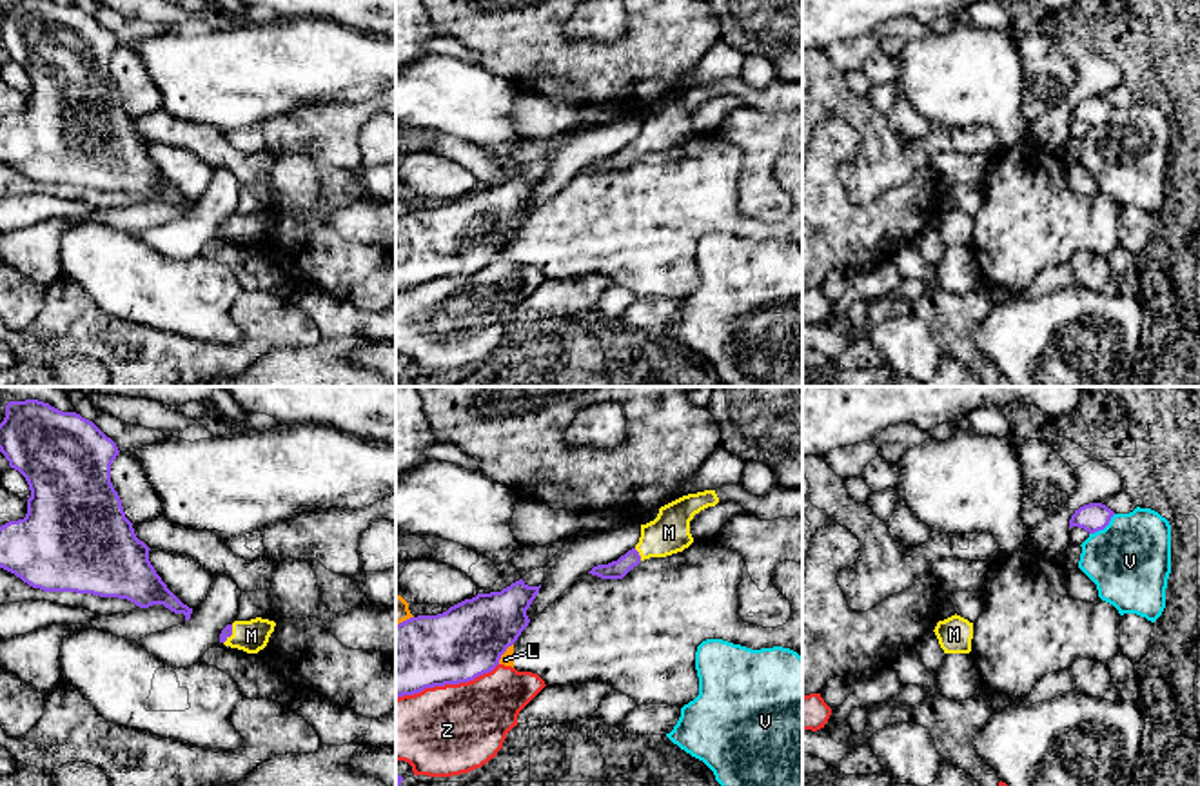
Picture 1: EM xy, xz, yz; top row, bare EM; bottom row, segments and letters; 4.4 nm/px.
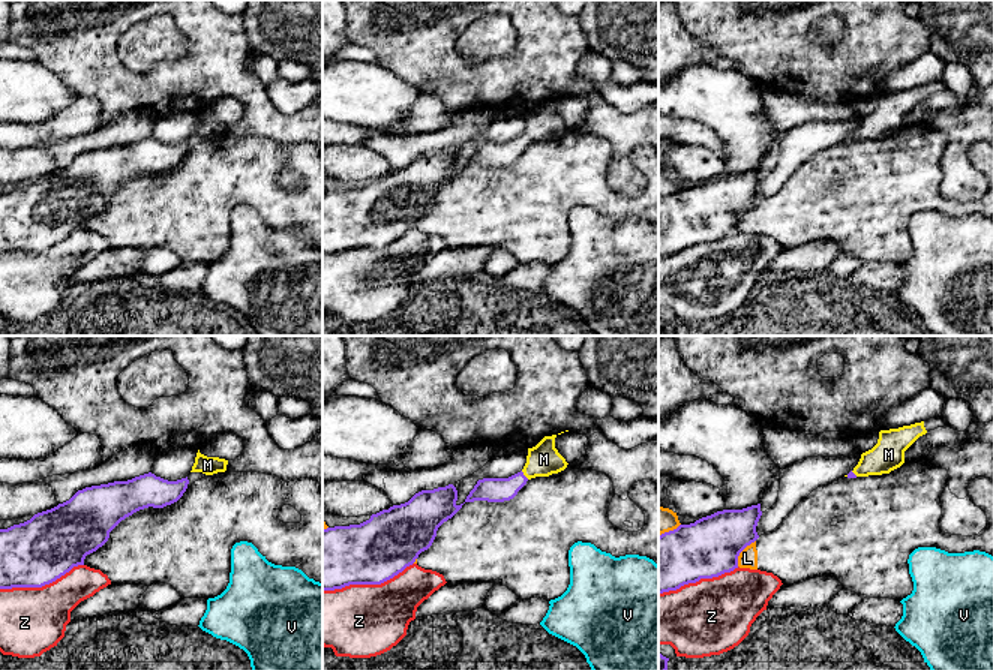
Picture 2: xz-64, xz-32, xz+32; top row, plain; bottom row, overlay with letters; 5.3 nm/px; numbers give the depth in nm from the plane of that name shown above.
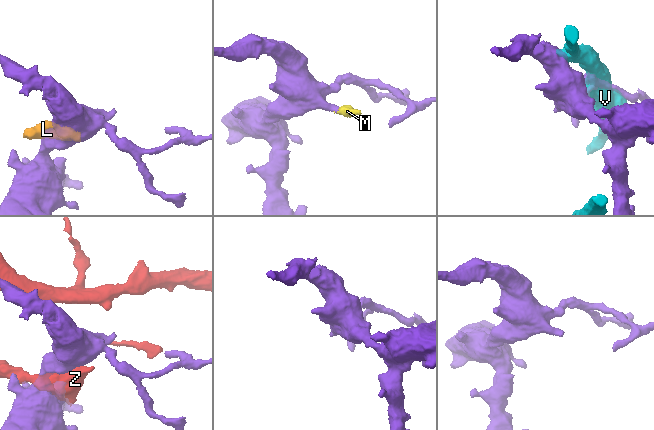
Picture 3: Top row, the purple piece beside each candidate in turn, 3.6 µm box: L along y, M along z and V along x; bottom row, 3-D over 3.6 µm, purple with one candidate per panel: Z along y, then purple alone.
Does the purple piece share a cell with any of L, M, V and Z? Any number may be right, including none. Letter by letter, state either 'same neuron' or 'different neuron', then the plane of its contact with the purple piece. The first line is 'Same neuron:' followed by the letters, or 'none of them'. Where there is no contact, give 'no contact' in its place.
Same neuron: M
L: different neuron; contact in xz
M: same neuron; contact in xz
V: different neuron; contact in yz
Z: different neuron; contact in xz

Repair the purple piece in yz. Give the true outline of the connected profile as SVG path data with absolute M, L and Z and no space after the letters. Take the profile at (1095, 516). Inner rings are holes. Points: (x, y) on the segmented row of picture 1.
M1089 503L1075 510L1075 514L1069 519L1069 528L1078 526L1084 528L1089 534L1095 534L1098 530L1104 530L1115 512L1107 508L1102 503Z

